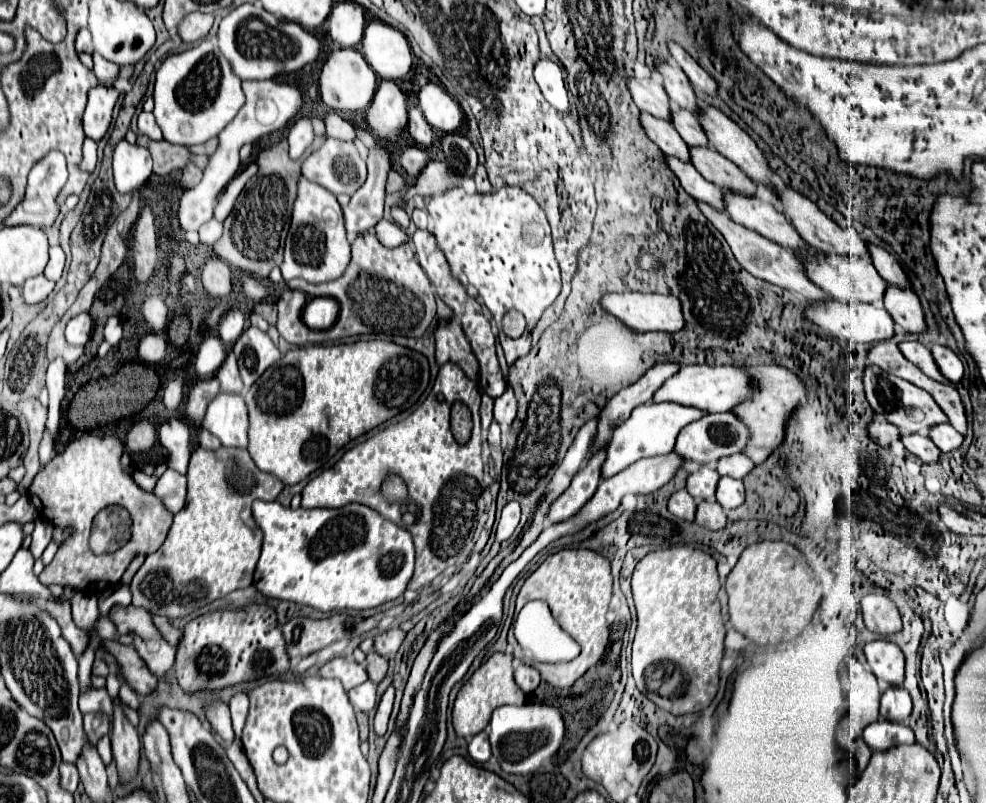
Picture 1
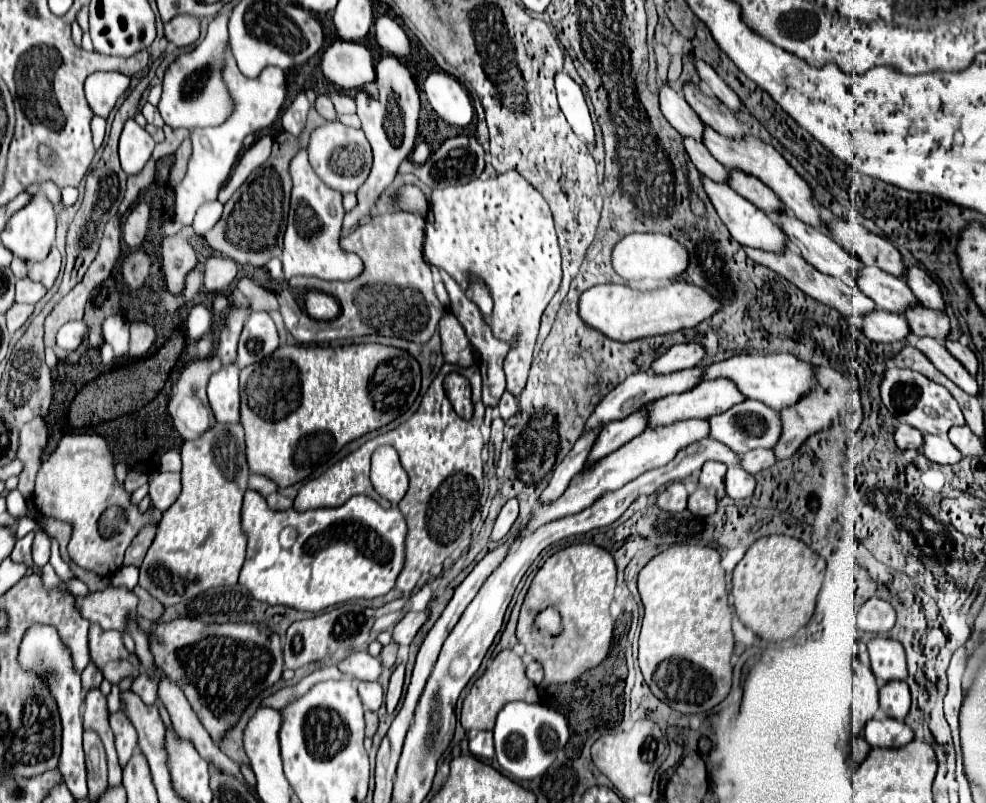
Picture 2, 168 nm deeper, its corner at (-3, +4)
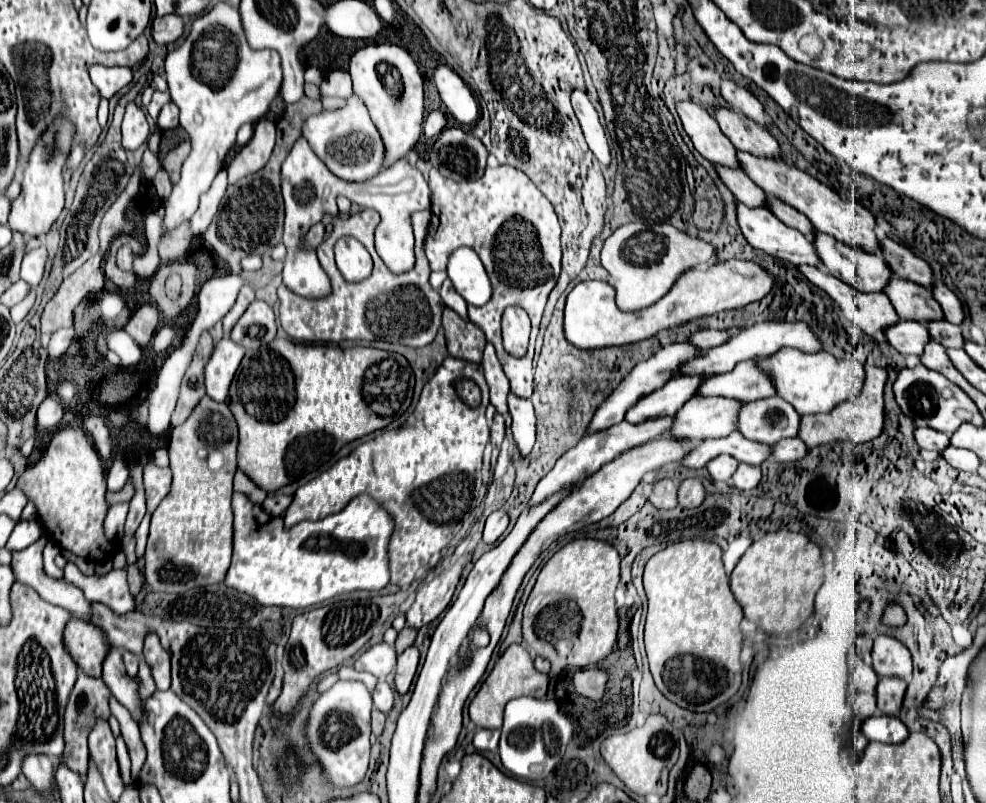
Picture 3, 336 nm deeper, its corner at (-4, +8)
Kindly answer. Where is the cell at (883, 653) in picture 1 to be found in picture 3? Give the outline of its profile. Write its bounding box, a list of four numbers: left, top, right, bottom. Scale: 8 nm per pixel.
[873,635,911,679]

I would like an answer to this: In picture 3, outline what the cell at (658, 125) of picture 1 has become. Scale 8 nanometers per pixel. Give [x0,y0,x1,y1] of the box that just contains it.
[713,165,765,207]

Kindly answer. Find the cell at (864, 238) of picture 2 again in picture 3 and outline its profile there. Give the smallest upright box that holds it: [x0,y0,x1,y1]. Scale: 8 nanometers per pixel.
[883,239,933,287]

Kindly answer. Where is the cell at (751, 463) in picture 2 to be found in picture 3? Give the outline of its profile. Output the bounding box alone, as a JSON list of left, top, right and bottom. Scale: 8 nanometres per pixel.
[771,437,807,463]

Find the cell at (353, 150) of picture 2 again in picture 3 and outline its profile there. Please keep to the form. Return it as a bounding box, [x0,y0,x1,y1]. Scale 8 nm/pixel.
[303,95,383,183]

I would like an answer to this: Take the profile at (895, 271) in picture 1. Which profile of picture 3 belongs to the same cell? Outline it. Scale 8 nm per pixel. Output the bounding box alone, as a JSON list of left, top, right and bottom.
[931,281,963,325]

